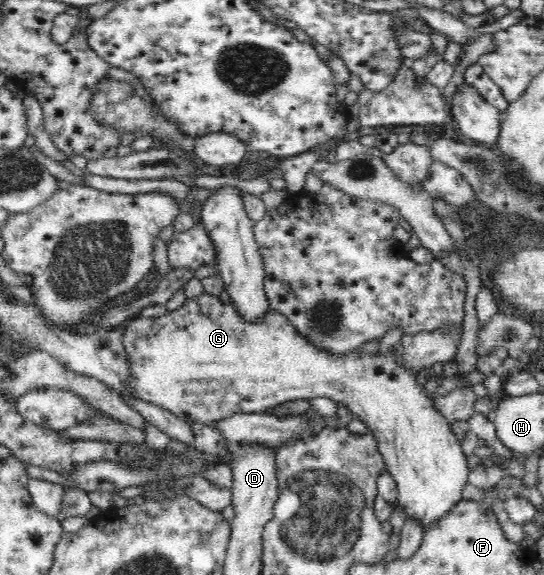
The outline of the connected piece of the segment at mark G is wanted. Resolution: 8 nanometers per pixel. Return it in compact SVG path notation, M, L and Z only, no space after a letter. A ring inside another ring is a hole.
M201 293L199 297L193 297L193 299L187 299L183 306L176 311L167 312L163 317L143 318L137 317L129 319L129 321L123 324L123 345L127 352L127 368L131 375L127 377L127 387L130 393L136 395L137 399L142 399L149 403L161 406L167 411L173 412L181 421L185 423L200 423L201 425L209 425L215 421L221 421L225 417L233 417L235 413L263 413L265 409L269 407L277 407L287 401L313 399L313 397L329 397L336 405L345 405L353 413L354 417L359 418L370 429L369 433L376 438L377 449L383 456L386 463L386 471L388 471L393 479L396 481L398 495L396 503L399 503L399 507L415 519L419 519L421 528L425 531L427 528L432 527L437 521L441 521L449 512L452 511L454 505L461 500L461 491L465 483L468 482L468 475L470 472L467 466L467 456L463 454L461 450L461 441L453 434L451 424L445 420L445 416L438 415L437 410L433 408L435 405L435 399L429 395L425 395L423 386L416 383L416 375L410 373L406 367L402 367L399 361L399 353L401 353L401 344L396 344L392 351L375 354L370 356L362 356L361 360L367 360L371 369L363 369L363 371L373 371L373 373L365 373L369 377L369 381L359 381L353 373L353 367L349 367L349 356L335 356L329 355L329 352L321 348L317 348L315 344L309 344L309 340L305 340L305 336L301 336L301 333L297 332L293 325L289 324L289 320L285 319L281 313L277 313L271 310L268 316L261 317L255 324L249 323L249 320L241 319L238 316L238 310L234 308L231 303L223 303L218 296L210 295L209 293Z

